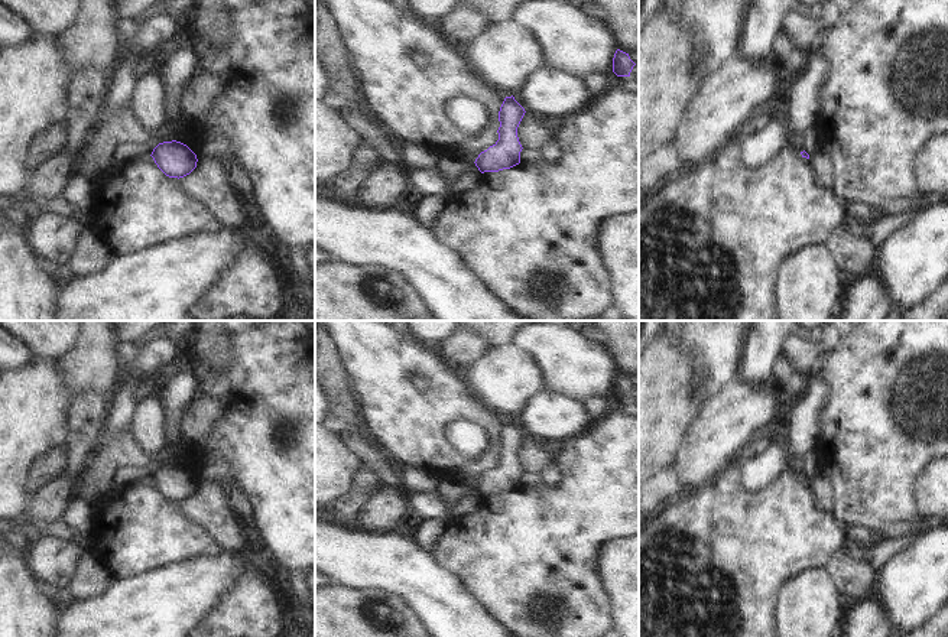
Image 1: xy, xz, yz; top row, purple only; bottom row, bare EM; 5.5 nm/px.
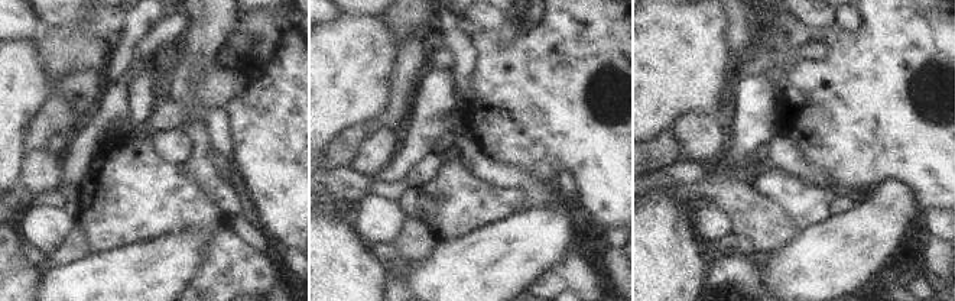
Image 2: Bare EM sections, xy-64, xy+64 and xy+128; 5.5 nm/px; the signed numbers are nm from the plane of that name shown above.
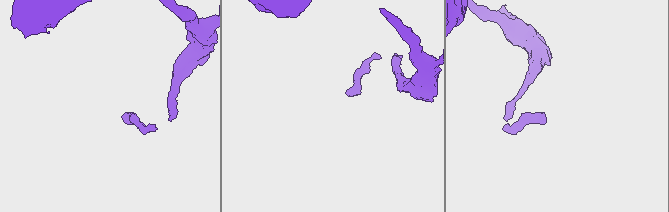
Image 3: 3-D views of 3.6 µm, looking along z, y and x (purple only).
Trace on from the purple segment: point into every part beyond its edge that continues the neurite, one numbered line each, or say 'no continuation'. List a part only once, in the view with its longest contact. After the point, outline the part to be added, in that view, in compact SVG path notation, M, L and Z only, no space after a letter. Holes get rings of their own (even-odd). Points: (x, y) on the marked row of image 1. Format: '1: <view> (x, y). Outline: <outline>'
no continuation.

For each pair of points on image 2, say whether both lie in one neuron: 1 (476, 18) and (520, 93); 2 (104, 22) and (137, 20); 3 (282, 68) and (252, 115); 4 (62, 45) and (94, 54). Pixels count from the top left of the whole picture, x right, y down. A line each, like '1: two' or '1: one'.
1: two
2: two
3: one
4: one

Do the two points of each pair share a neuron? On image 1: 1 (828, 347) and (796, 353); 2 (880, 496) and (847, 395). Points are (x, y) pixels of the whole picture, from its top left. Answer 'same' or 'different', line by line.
1: same
2: same

